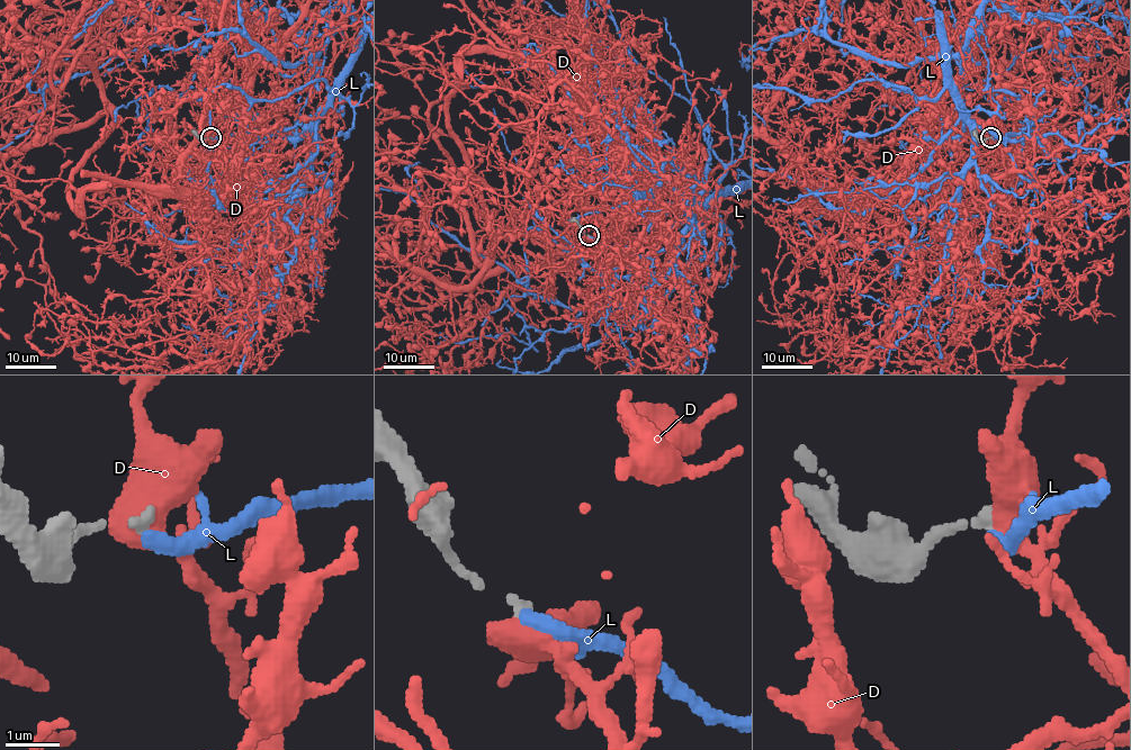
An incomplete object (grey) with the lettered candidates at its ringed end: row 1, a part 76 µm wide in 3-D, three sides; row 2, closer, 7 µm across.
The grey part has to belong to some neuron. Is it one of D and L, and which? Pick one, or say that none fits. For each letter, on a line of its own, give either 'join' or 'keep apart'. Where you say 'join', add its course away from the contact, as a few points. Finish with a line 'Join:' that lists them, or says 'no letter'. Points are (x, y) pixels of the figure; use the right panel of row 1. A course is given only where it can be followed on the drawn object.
D: keep apart
L: keep apart
Join: no letter

